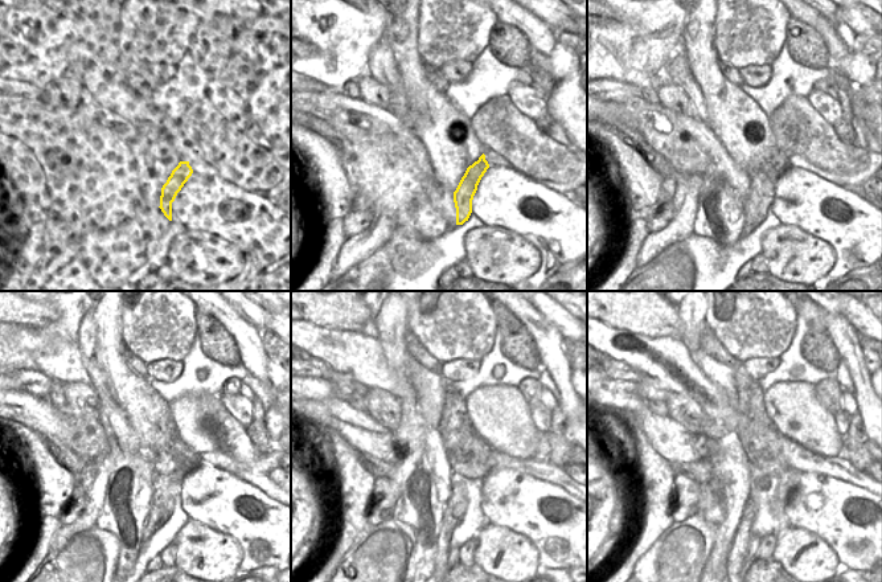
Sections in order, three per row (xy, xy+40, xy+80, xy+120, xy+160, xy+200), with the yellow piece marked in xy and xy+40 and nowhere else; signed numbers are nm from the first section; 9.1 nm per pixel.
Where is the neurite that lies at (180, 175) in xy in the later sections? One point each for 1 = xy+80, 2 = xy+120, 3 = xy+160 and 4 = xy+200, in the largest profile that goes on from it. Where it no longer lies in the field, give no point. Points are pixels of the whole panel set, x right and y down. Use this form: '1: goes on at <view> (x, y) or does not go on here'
1: goes on at xy+80 (761, 193)
2: goes on at xy+120 (164, 487)
3: goes on at xy+160 (456, 505)
4: goes on at xy+200 (738, 560)

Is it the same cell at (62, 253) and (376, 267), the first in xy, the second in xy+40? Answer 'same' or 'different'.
different

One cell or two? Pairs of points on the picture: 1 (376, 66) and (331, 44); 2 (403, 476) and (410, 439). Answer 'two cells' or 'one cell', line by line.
1: two cells
2: one cell

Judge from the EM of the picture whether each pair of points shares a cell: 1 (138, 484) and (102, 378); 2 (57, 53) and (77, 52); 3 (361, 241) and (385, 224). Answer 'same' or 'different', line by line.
1: different
2: different
3: same

